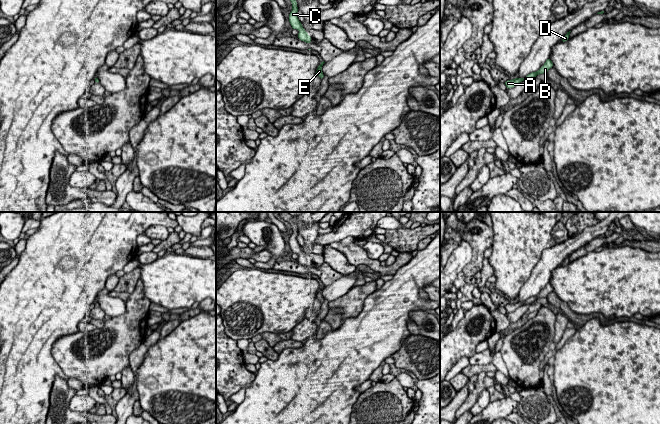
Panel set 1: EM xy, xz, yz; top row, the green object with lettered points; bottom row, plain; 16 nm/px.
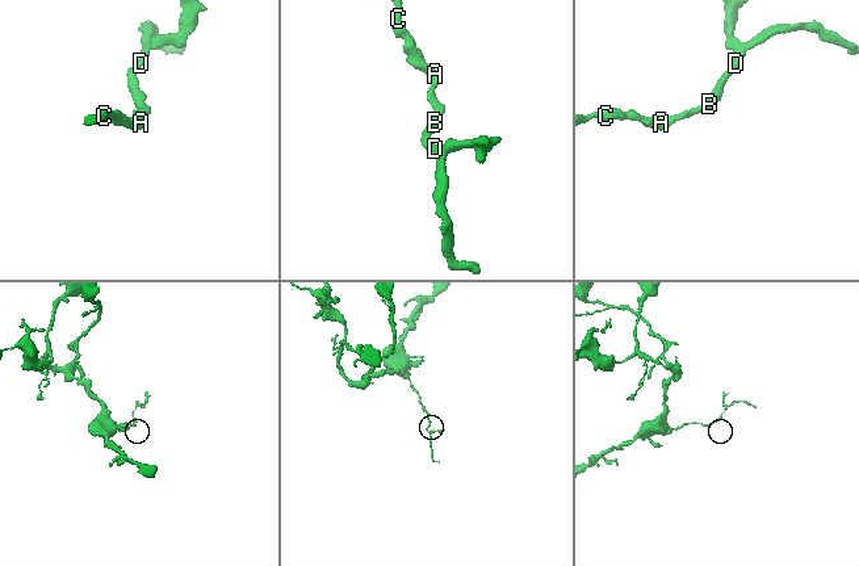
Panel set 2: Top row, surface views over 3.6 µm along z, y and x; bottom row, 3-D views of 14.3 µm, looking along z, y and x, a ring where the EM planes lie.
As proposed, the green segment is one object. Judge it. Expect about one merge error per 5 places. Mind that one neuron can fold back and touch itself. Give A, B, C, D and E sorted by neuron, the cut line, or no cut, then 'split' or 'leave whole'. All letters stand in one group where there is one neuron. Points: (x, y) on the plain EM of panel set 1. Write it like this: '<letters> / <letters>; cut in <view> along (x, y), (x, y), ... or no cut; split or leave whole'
A B C D E; no cut; leave whole

